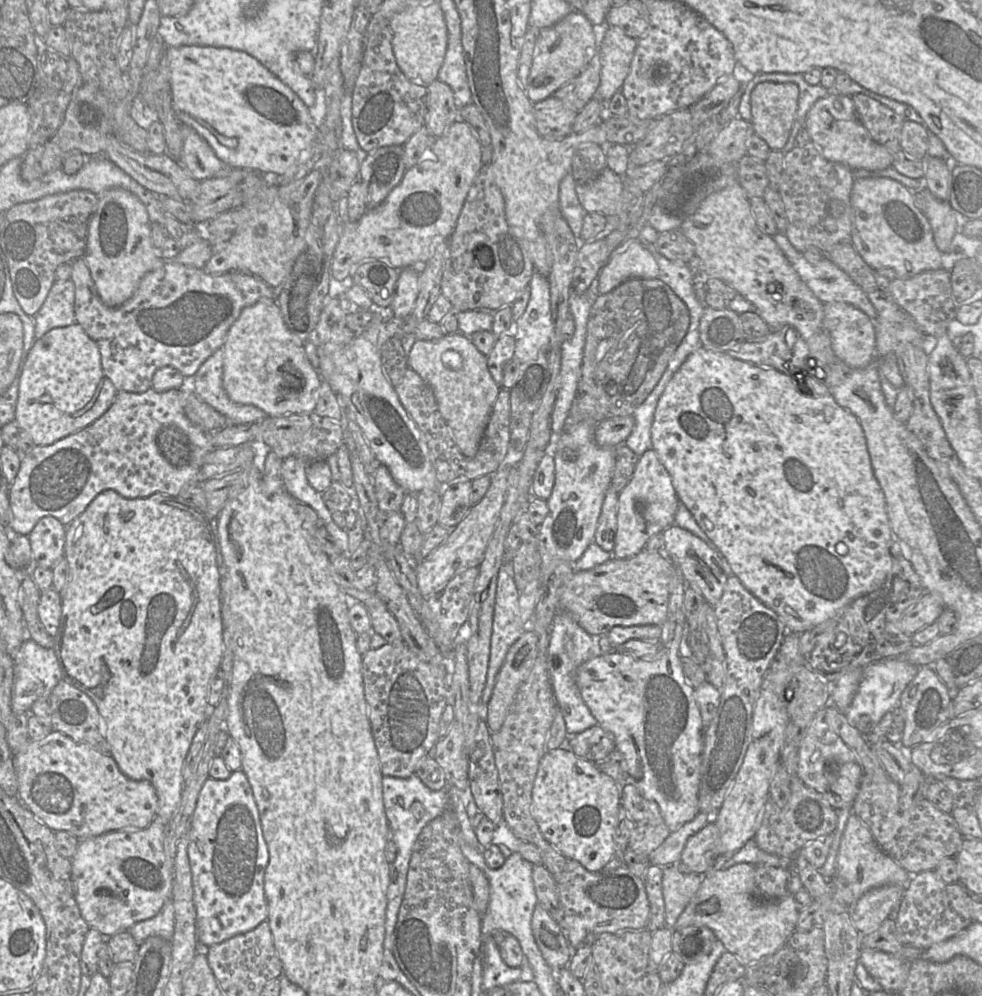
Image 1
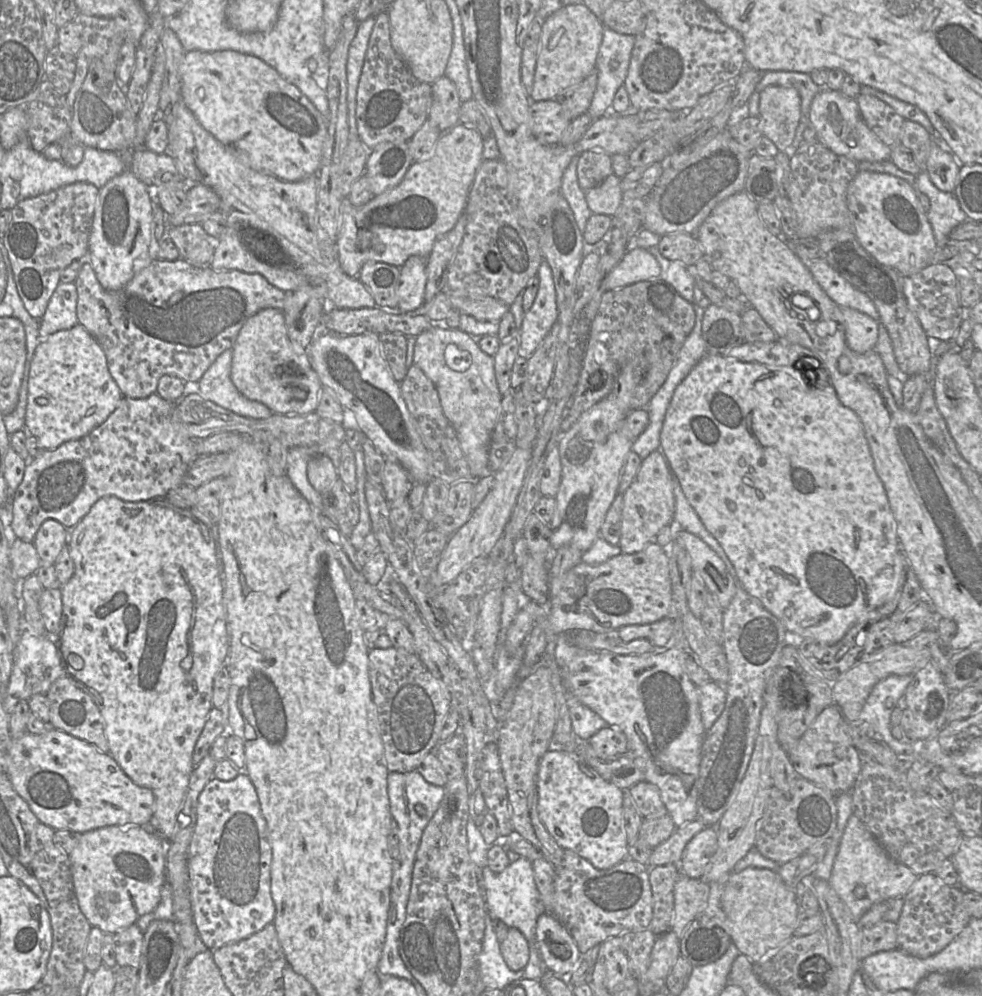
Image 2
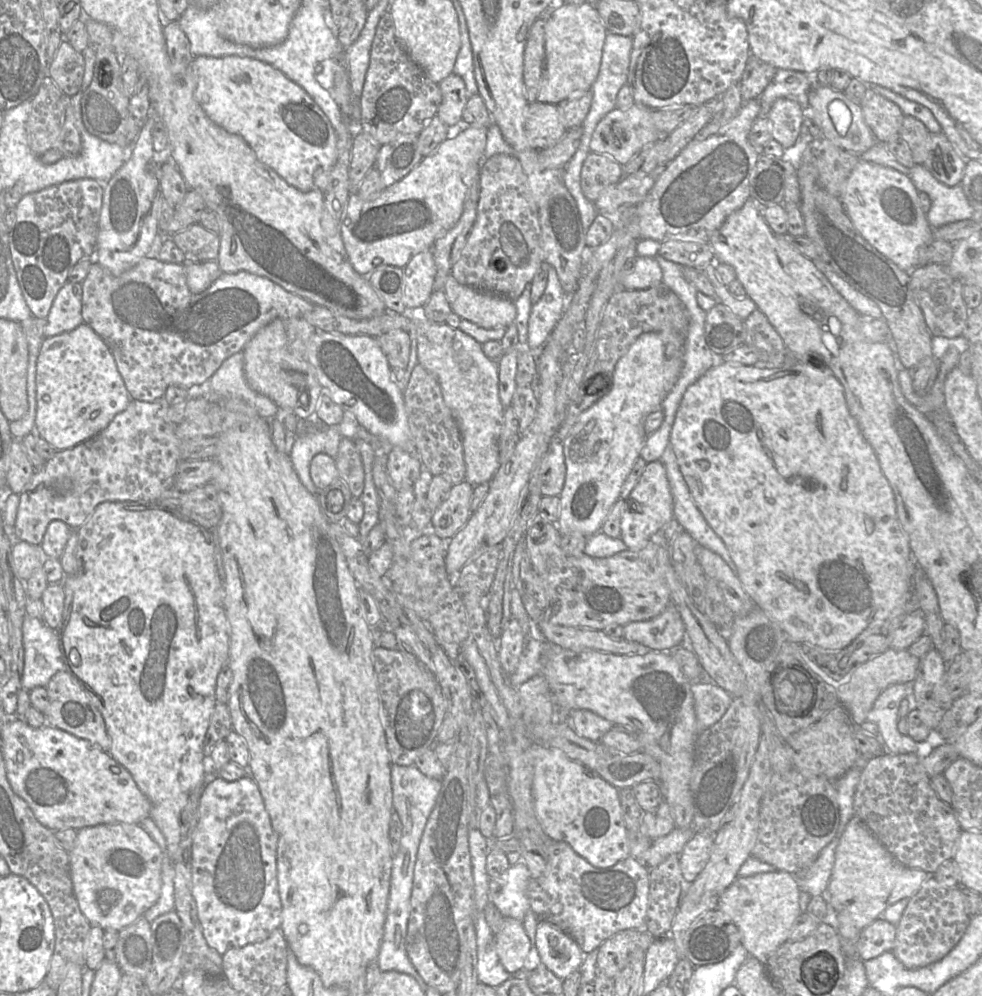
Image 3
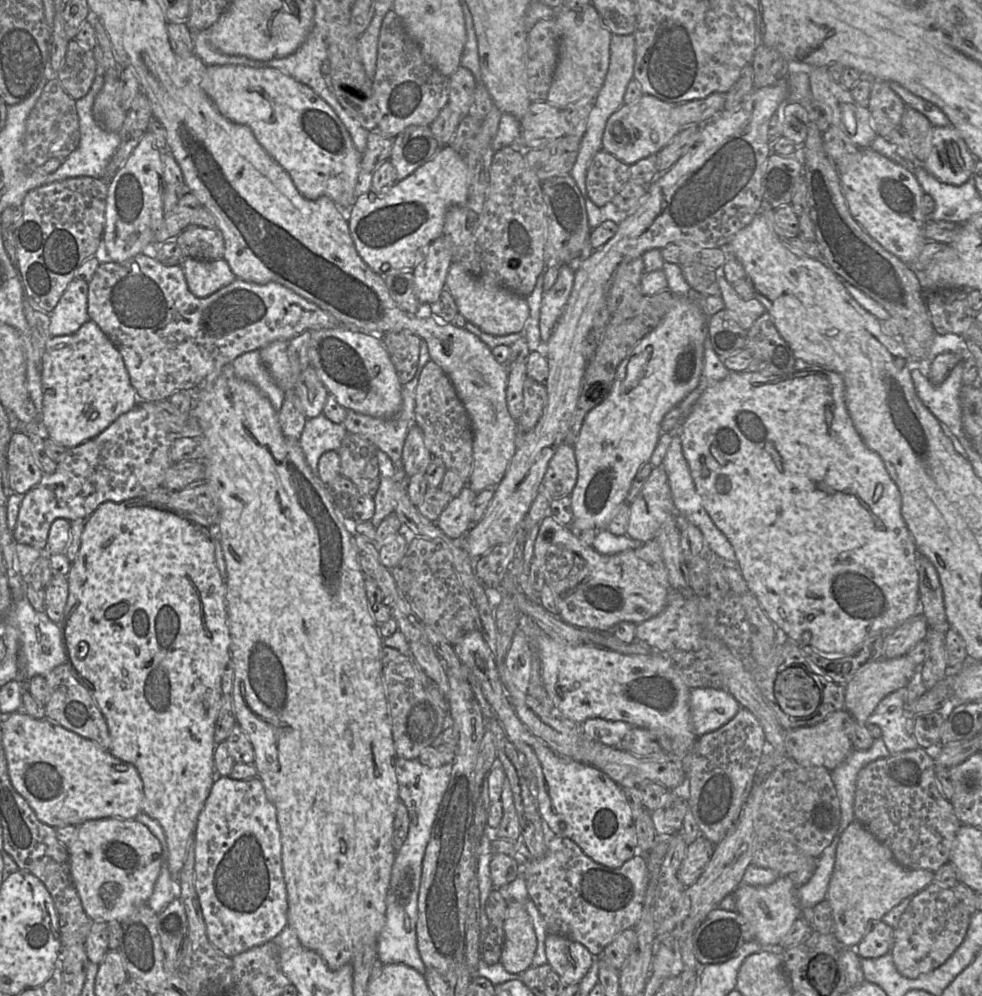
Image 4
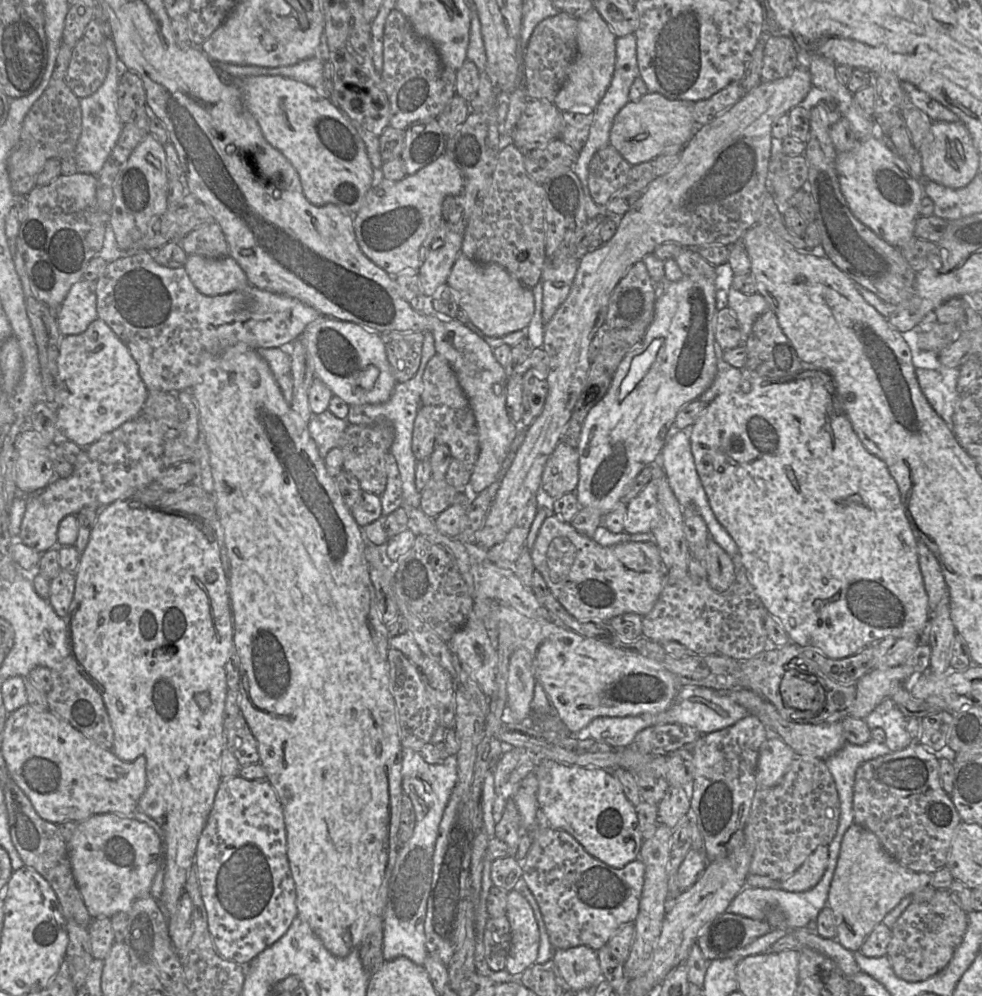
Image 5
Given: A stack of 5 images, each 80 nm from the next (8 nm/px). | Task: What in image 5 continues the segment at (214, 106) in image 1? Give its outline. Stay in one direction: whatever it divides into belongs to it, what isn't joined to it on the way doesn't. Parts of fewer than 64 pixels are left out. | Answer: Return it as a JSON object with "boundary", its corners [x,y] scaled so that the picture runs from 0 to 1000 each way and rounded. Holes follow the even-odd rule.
{"boundary":[[[255,76],[232,80],[242,86],[252,110],[262,121],[270,141],[297,165],[307,182],[312,200],[321,207],[340,205],[349,213],[360,216],[379,190],[380,167],[373,148],[353,116],[336,100],[326,96],[319,87],[287,76]]]}

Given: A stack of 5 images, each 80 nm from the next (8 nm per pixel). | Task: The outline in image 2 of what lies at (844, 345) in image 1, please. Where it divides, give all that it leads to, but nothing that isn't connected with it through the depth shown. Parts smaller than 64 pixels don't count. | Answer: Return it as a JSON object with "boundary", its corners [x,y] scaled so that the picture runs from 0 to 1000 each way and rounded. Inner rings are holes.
{"boundary":[[[856,308],[856,312],[864,348],[877,355],[890,351],[895,335],[894,322],[868,309]]]}

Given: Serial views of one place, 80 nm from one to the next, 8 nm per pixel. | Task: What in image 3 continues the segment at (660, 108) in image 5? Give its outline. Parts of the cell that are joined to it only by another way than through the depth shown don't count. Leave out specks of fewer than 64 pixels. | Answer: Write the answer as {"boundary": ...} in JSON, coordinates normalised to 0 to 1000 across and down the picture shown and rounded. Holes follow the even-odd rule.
{"boundary":[[[645,104],[640,109],[626,108],[607,127],[602,143],[603,153],[621,157],[633,167],[637,166],[655,149],[679,137],[672,135],[663,119],[664,109]]]}

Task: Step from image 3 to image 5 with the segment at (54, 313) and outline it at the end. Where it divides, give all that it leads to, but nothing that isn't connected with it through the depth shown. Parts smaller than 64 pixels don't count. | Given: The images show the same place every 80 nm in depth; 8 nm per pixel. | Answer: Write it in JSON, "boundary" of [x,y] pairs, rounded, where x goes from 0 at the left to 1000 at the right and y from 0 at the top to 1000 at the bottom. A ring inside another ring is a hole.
{"boundary":[[[81,281],[72,288],[56,314],[62,336],[82,335],[100,320],[97,289],[97,283],[88,281]]]}

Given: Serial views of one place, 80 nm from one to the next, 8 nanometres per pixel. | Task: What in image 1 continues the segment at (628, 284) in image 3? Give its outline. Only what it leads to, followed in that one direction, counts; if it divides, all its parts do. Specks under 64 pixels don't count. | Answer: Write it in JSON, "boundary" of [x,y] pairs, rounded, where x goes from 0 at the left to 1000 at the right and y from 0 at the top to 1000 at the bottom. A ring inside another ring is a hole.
{"boundary":[[[651,241],[627,250],[611,271],[608,281],[610,295],[617,295],[642,279],[665,280],[671,277],[671,267],[665,256]]]}

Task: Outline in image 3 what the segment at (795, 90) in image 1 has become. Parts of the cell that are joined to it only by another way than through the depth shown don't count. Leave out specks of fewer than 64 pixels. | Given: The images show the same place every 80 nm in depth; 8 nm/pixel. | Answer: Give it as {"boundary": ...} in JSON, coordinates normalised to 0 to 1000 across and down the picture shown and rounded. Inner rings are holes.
{"boundary":[[[793,98],[785,106],[781,117],[786,123],[786,139],[798,150],[811,144],[822,115],[815,104],[802,98]]]}

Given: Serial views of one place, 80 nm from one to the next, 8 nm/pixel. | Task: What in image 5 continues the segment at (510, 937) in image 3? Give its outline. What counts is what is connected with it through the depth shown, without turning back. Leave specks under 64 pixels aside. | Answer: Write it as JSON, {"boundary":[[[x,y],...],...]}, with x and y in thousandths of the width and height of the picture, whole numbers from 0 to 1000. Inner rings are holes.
{"boundary":[[[525,894],[516,897],[515,920],[519,928],[520,945],[514,974],[522,980],[530,980],[546,967],[550,935],[542,911]]]}

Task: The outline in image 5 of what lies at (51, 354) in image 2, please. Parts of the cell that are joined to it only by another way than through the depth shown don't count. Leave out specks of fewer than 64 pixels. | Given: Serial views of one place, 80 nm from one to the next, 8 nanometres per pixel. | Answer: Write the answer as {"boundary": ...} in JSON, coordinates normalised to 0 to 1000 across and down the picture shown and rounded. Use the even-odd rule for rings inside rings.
{"boundary":[[[103,320],[82,335],[65,337],[60,346],[54,410],[62,440],[89,449],[145,415],[151,392],[130,349]]]}

